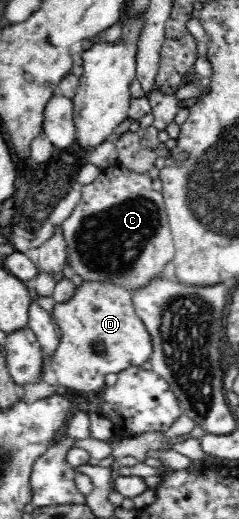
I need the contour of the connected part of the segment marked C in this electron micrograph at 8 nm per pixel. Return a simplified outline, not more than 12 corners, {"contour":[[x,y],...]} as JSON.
{"contour":[[120,163],[61,227],[68,272],[133,292],[175,247],[162,192]]}

